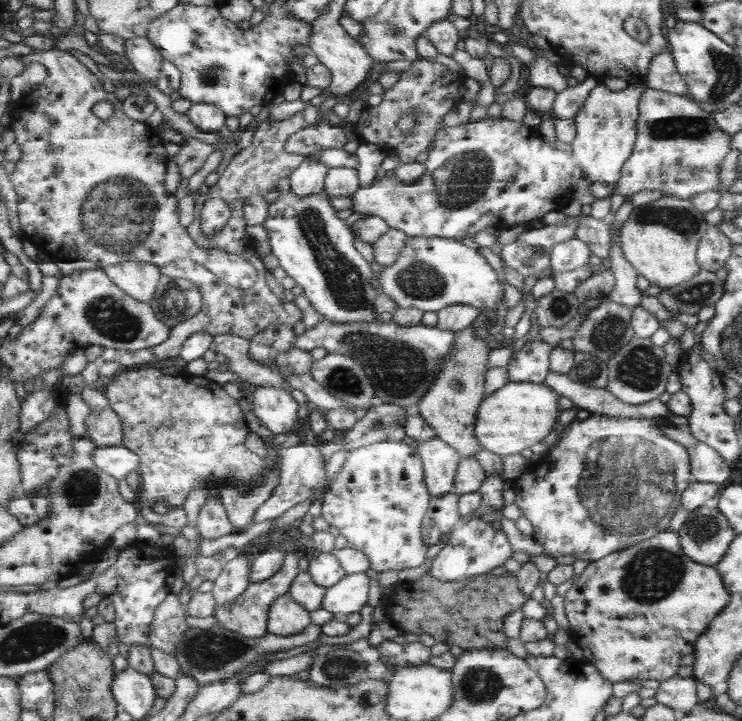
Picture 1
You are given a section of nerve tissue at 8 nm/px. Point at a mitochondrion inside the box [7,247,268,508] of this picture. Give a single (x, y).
(107, 315)

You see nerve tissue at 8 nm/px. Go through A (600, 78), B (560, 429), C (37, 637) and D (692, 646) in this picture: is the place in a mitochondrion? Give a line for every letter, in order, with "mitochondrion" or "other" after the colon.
A: other
B: other
C: mitochondrion
D: other

